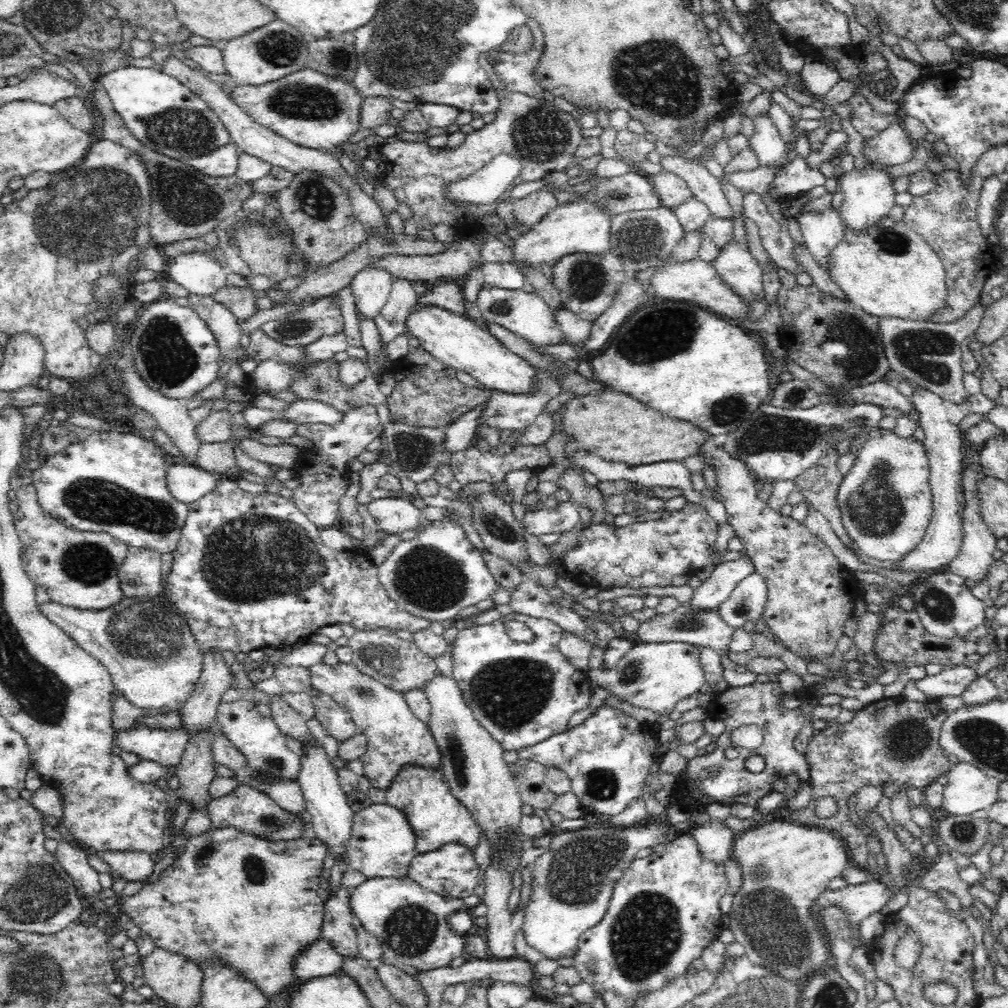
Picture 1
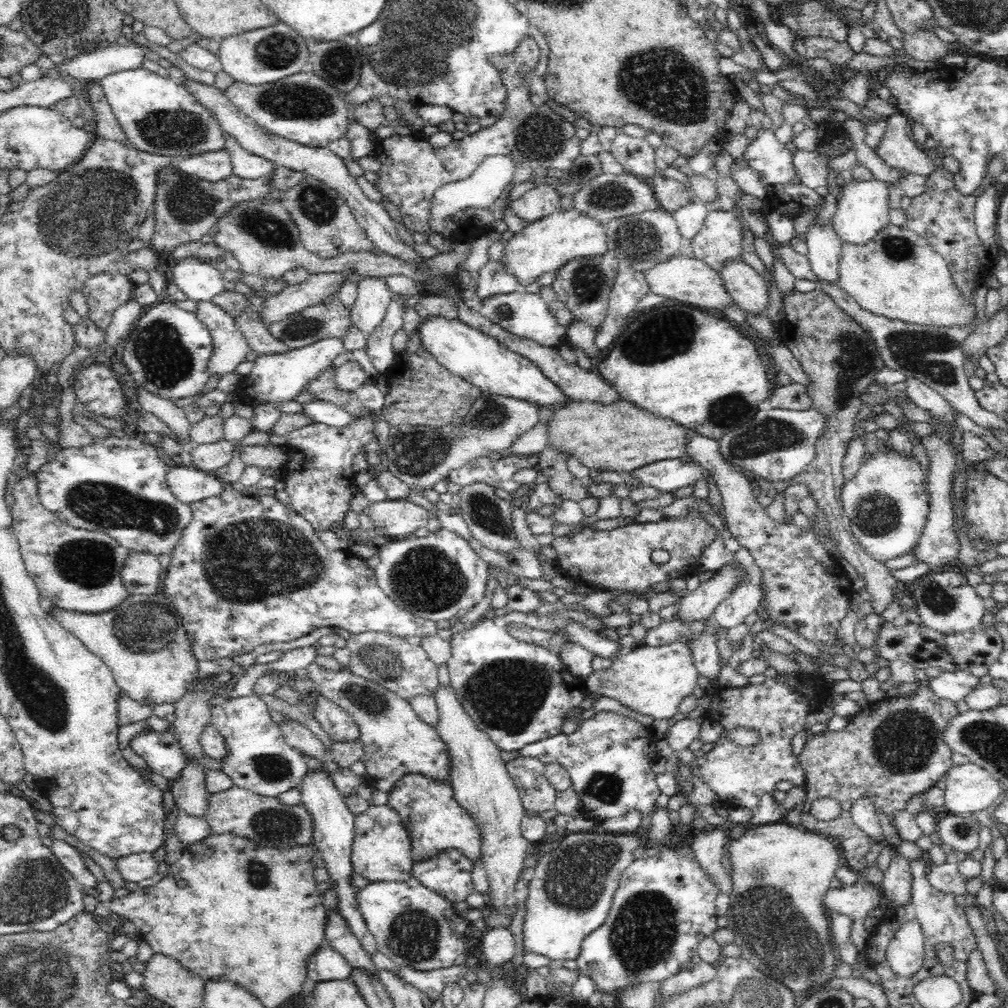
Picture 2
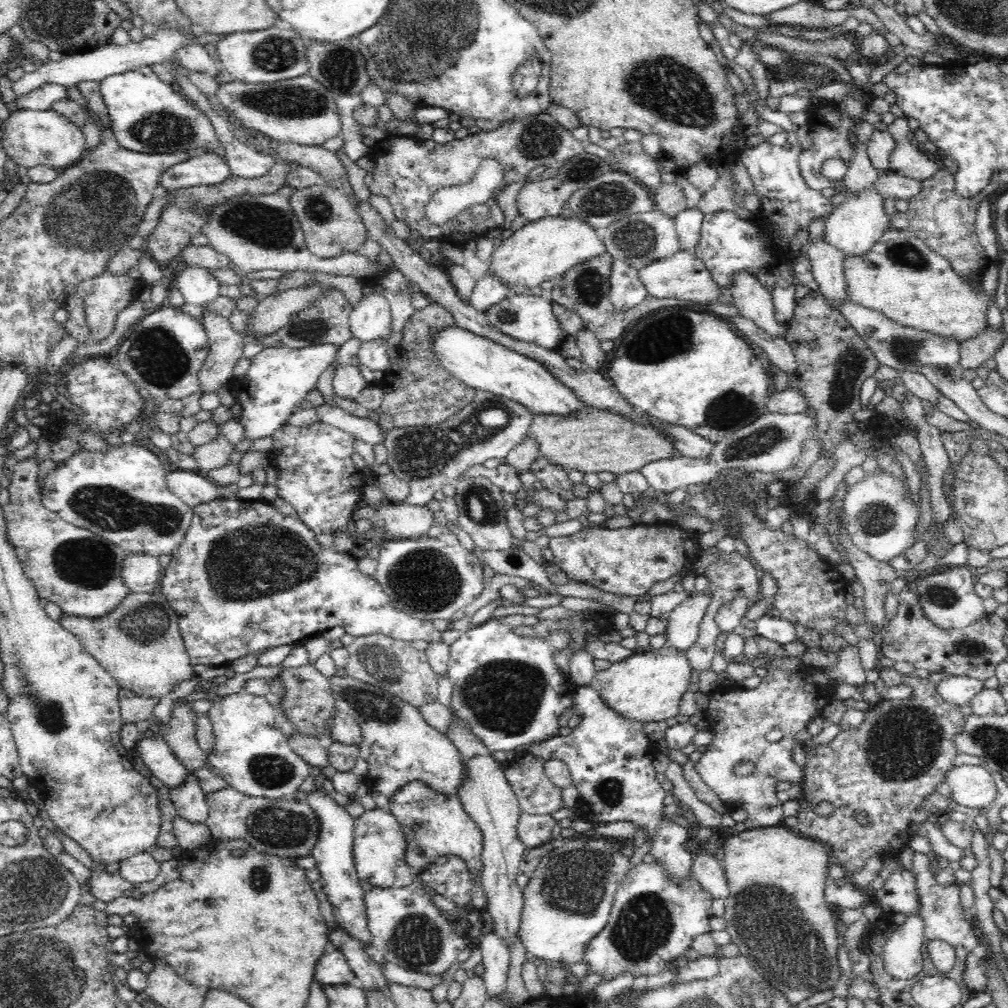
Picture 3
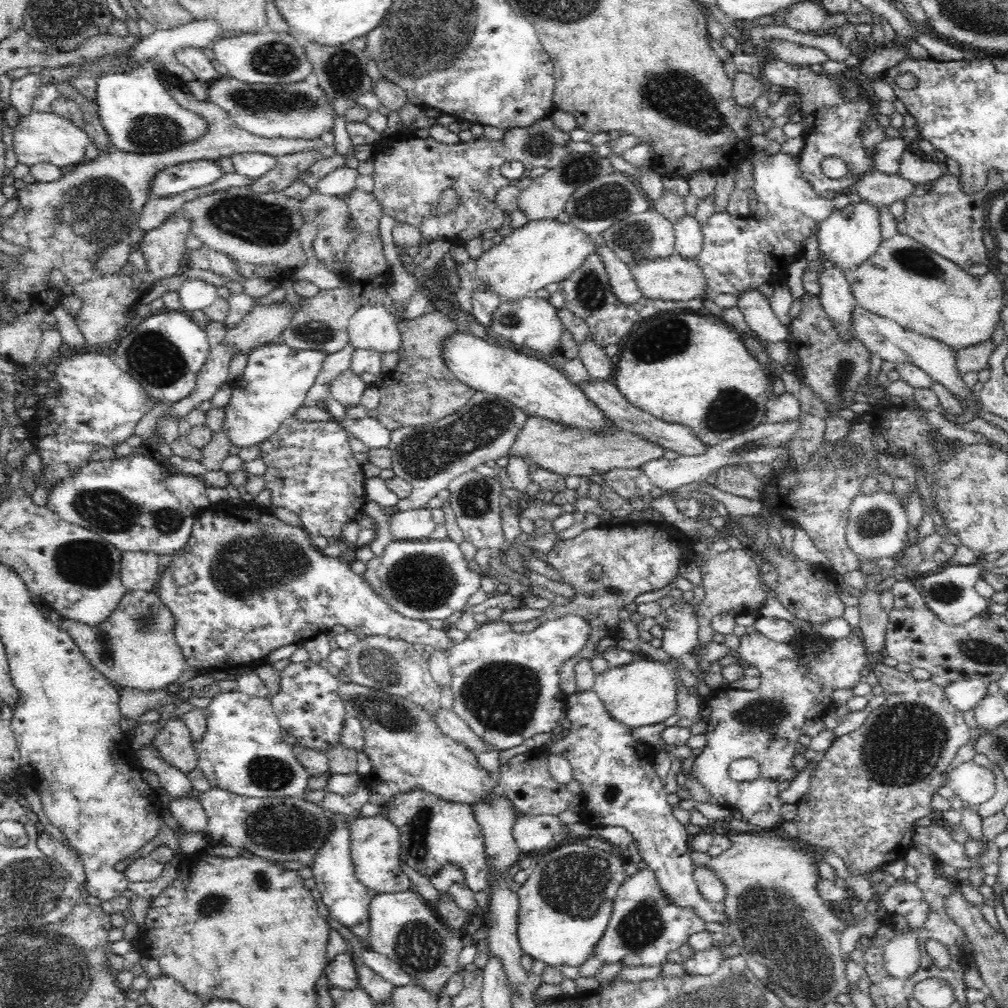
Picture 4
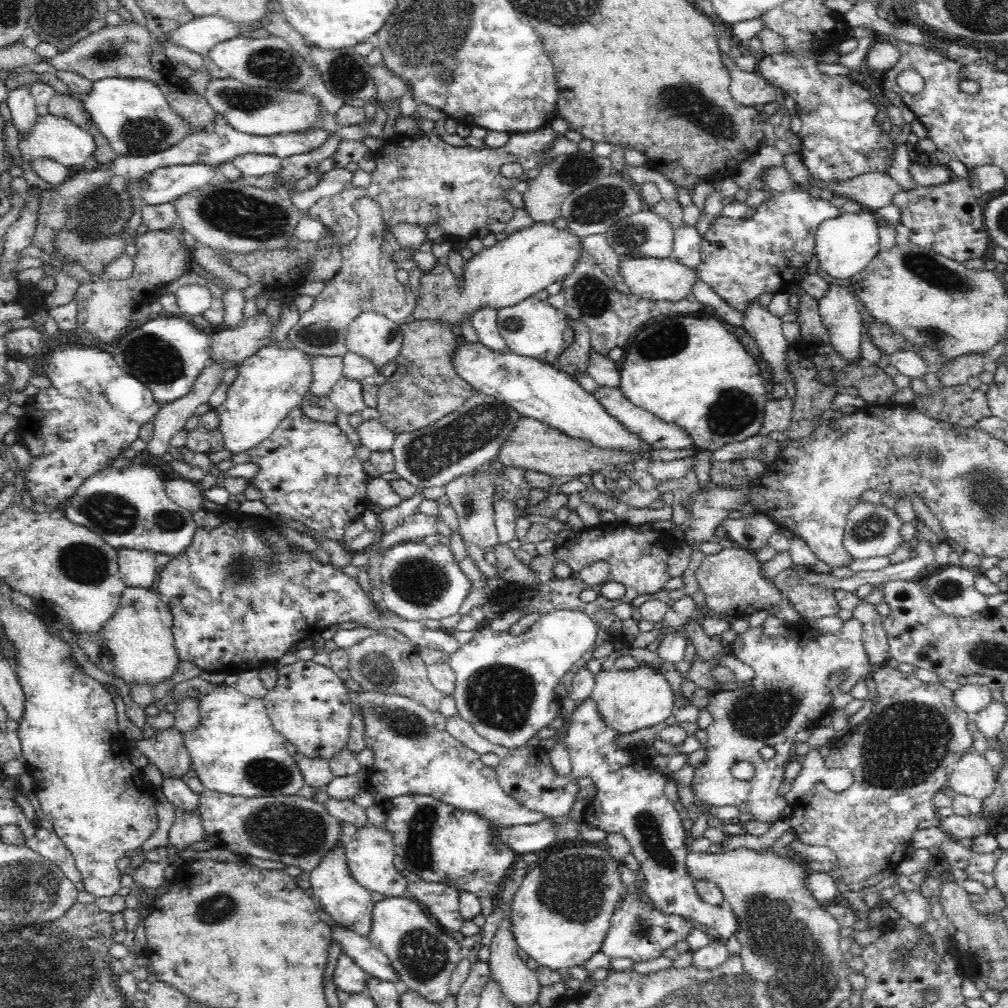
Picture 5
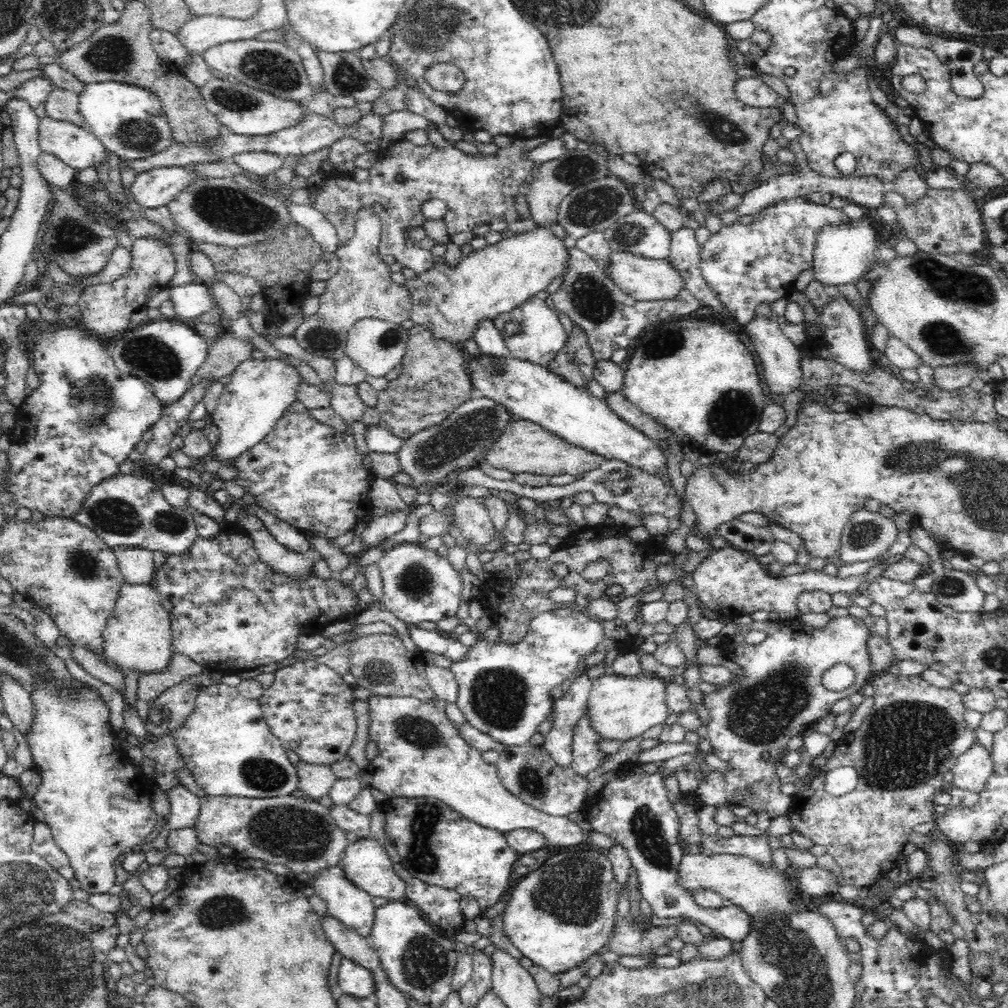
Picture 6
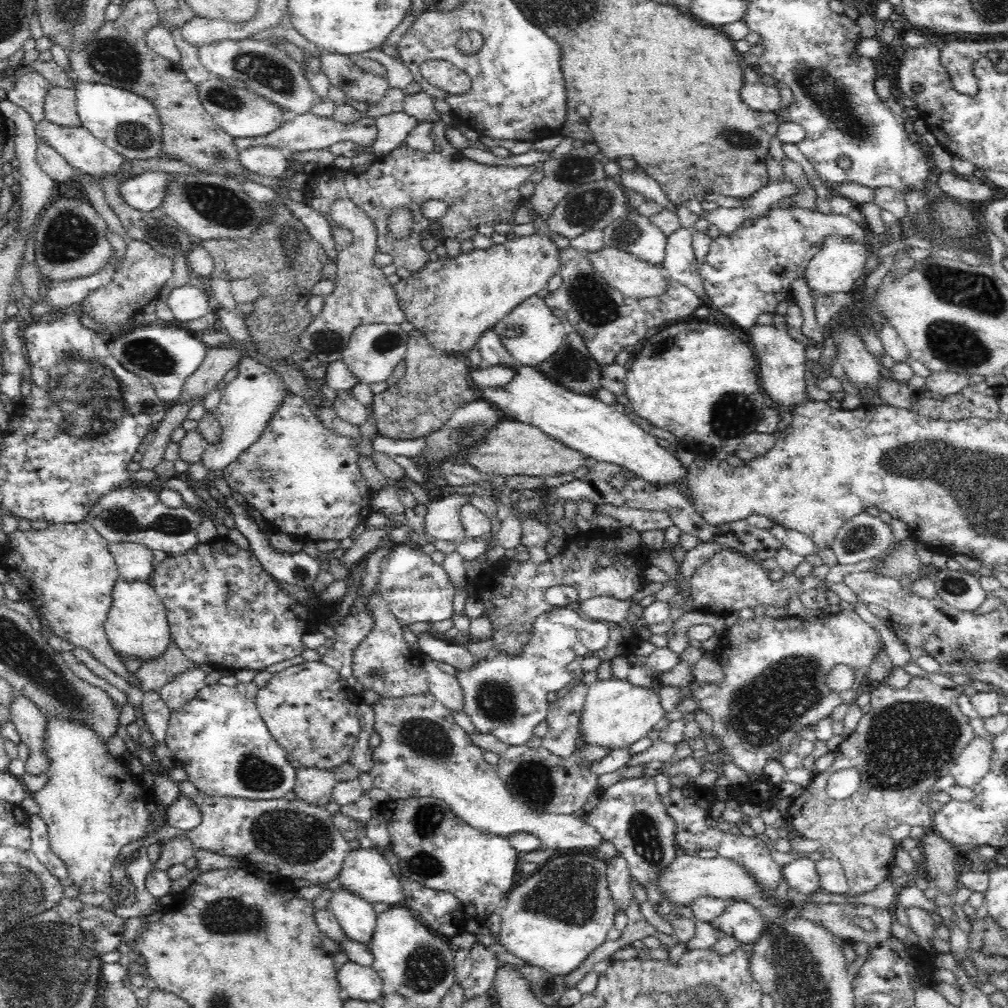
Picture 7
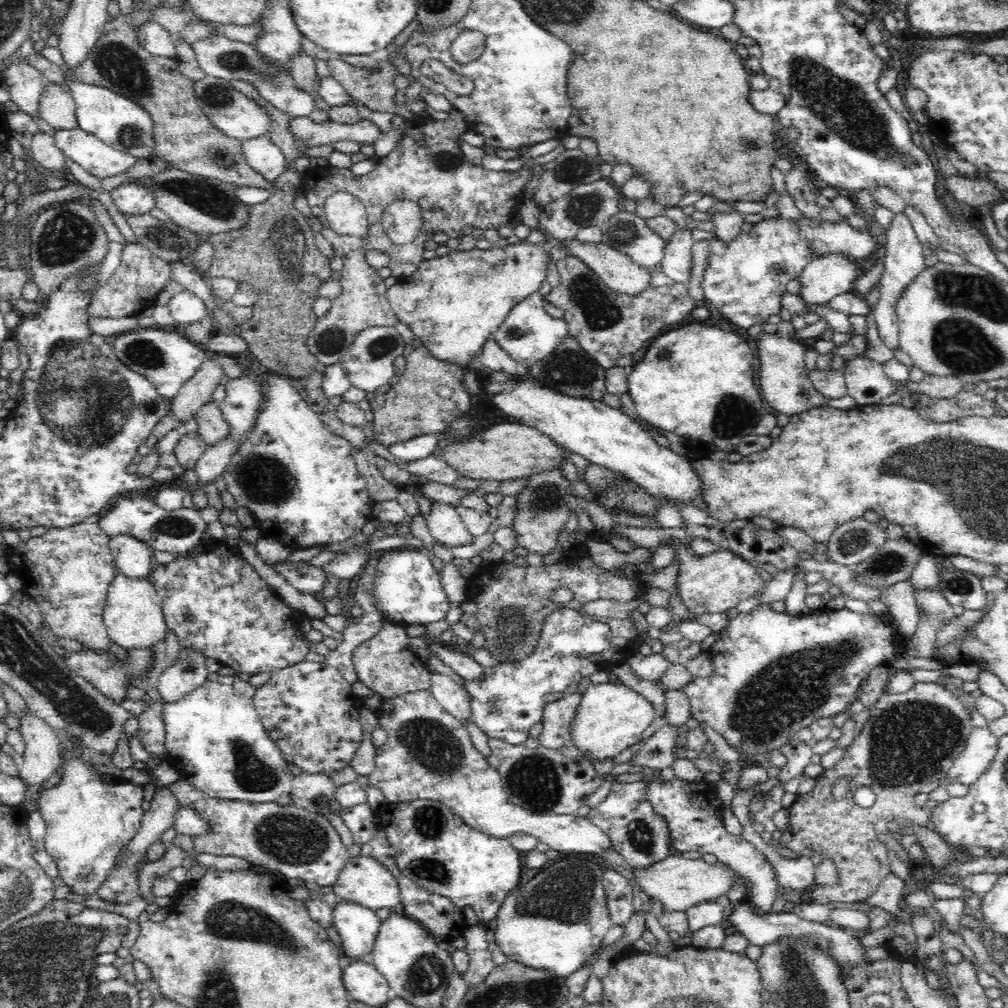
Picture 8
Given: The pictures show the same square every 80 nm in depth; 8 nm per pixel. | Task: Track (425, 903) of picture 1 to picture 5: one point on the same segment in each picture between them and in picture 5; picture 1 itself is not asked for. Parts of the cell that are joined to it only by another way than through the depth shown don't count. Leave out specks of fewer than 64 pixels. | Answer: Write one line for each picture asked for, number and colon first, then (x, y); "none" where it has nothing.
2: (410, 923)
3: (404, 923)
4: (403, 926)
5: (424, 955)

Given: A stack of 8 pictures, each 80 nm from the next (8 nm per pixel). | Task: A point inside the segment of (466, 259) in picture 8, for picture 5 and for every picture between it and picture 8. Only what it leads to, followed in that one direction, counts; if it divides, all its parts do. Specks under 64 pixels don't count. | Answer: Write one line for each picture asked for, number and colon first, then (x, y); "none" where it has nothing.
5: (520, 264)
6: (489, 282)
7: (452, 302)

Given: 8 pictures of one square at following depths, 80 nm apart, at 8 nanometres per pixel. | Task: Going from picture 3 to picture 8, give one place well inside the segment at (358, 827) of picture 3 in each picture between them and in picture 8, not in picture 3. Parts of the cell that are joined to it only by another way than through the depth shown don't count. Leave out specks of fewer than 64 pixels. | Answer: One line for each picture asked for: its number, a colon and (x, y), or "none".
4: (374, 842)
5: (369, 854)
6: (366, 863)
7: (365, 873)
8: (363, 881)

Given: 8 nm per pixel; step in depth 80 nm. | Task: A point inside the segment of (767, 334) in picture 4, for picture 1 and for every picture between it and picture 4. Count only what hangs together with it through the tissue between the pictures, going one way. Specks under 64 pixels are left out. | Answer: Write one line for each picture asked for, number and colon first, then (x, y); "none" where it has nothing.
1: (735, 264)
2: (750, 293)
3: (753, 300)

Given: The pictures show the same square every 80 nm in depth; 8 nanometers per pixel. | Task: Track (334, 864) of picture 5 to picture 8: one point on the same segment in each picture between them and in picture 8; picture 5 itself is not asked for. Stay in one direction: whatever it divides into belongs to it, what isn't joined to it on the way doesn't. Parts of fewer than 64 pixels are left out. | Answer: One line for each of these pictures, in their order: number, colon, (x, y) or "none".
6: (346, 903)
7: (357, 918)
8: (358, 926)

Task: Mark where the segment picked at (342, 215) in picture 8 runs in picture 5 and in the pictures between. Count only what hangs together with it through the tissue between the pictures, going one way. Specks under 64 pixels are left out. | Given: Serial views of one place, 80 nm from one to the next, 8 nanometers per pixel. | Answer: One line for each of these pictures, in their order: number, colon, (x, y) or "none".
5: (366, 282)
6: (363, 288)
7: (362, 295)

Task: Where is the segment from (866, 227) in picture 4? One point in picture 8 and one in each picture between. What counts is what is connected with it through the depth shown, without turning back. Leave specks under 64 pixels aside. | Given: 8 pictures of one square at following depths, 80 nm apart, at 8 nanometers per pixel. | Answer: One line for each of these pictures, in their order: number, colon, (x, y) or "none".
5: (845, 245)
6: (842, 253)
7: (838, 266)
8: (823, 278)

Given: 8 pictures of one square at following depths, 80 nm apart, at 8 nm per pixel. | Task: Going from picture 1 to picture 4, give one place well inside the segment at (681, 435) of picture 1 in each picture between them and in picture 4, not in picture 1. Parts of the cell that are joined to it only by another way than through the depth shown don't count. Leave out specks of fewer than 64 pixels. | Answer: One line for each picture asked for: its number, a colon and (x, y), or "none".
2: (621, 437)
3: (598, 441)
4: (565, 451)

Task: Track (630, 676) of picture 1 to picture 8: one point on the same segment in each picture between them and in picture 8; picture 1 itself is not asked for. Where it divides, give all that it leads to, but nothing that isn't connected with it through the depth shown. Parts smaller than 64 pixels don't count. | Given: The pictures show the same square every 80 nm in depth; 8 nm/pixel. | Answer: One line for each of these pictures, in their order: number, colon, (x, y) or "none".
2: (652, 680)
3: (648, 687)
4: (645, 692)
5: (626, 701)
6: (620, 708)
7: (615, 714)
8: (610, 718)

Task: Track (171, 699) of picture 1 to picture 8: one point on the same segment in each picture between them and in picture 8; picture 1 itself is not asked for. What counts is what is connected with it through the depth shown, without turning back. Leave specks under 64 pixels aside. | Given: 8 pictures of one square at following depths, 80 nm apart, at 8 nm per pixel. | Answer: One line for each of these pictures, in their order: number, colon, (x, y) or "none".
2: (143, 642)
3: (139, 644)
4: (135, 647)
5: (136, 644)
6: (138, 637)
7: (136, 626)
8: (134, 618)

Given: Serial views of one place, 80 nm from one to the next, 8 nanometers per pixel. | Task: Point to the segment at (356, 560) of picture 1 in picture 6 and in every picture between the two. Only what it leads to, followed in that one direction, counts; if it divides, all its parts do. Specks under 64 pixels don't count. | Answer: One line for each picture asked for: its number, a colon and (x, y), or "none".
2: (248, 570)
3: (245, 577)
4: (245, 583)
5: (236, 603)
6: (231, 613)

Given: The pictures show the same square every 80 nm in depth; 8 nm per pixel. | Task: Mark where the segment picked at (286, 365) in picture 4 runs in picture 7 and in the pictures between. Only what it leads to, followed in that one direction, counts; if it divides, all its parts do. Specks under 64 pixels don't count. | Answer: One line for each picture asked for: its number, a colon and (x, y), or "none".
5: (269, 384)
6: (259, 392)
7: (247, 402)

